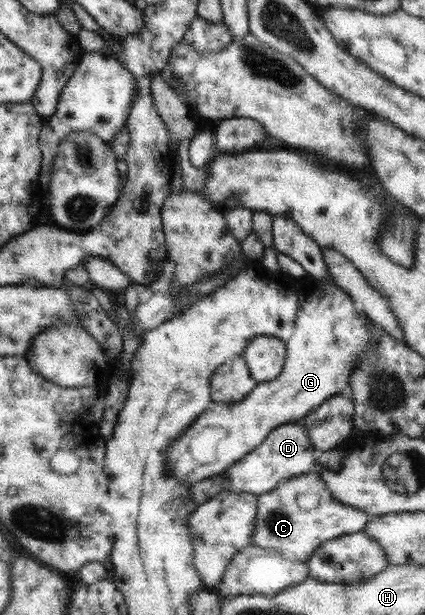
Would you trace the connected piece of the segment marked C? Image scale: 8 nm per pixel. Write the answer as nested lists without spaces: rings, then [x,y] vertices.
[[[309,473],[284,480],[274,490],[258,496],[253,544],[275,549],[291,559],[306,562],[325,541],[344,534],[362,532],[370,516],[362,510],[344,505],[334,499],[320,475]]]

